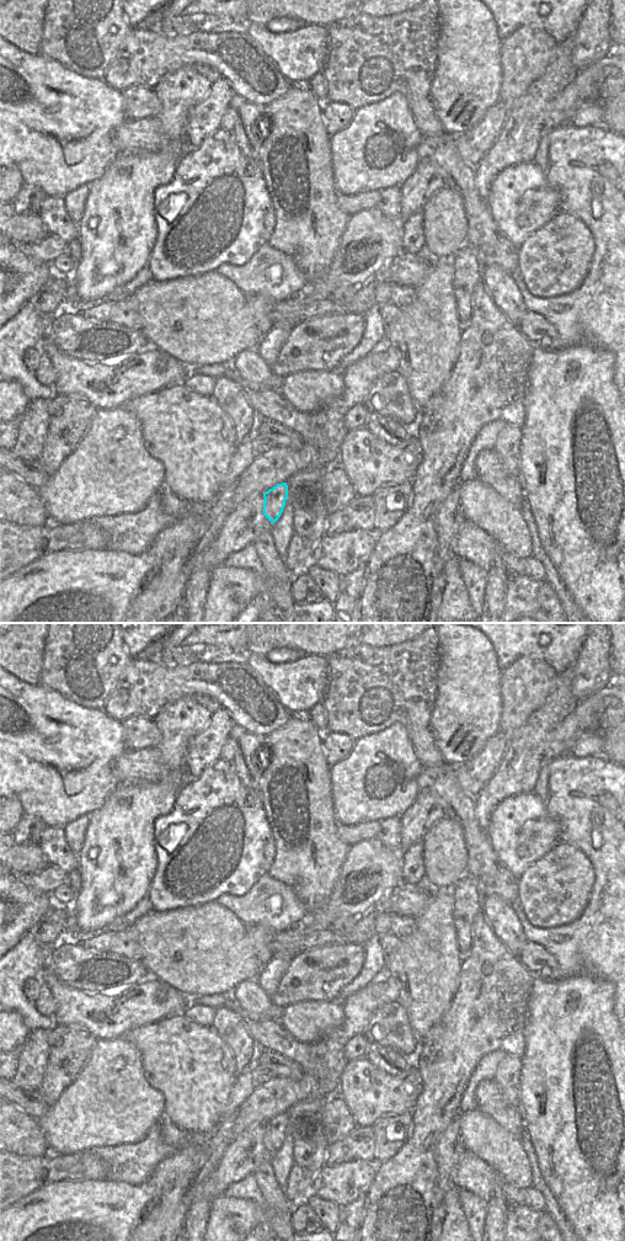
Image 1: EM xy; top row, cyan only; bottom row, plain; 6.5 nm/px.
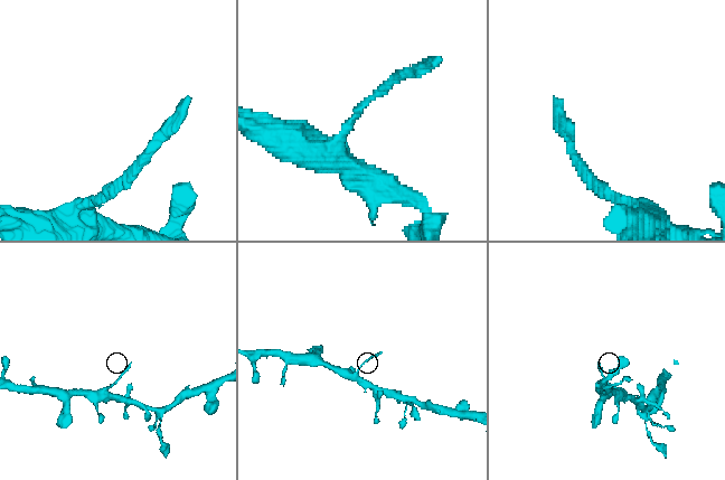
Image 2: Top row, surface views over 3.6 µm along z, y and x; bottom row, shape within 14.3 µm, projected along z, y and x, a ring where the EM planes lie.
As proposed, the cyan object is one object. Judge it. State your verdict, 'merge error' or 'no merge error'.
merge error

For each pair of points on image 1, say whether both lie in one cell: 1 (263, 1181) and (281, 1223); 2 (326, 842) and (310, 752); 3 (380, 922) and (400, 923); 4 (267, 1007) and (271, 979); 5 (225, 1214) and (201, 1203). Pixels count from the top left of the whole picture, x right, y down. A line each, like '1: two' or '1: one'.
1: one
2: one
3: one
4: two
5: two

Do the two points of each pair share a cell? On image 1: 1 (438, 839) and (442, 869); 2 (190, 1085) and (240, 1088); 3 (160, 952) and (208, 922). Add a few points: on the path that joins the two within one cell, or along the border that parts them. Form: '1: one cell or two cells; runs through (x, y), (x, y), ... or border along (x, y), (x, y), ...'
1: one cell; runs through (442, 846), (442, 862)
2: two cells; border along (238, 1074), (222, 1114)
3: one cell; runs through (172, 952), (182, 948), (196, 935)

